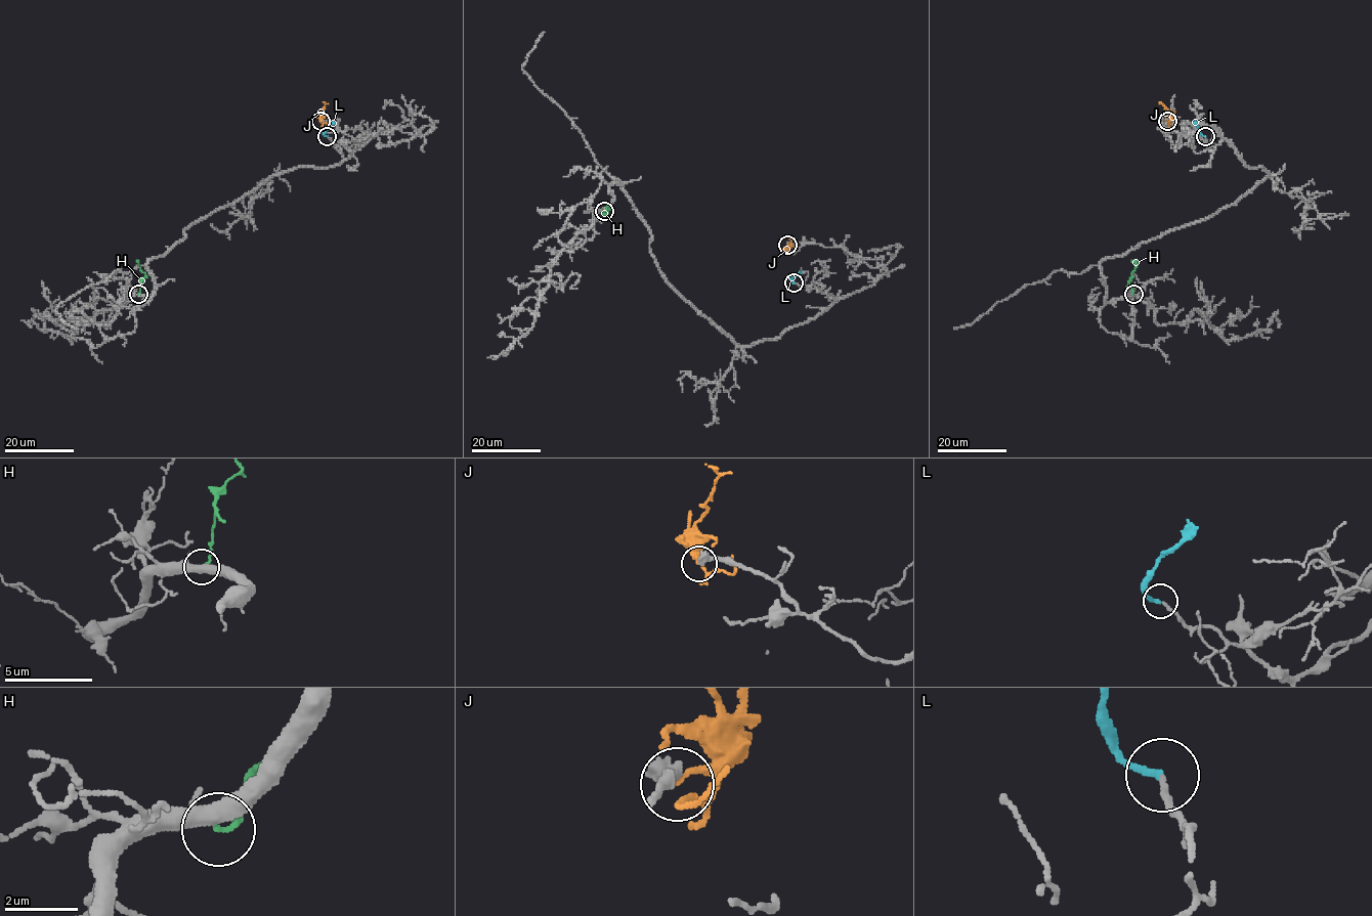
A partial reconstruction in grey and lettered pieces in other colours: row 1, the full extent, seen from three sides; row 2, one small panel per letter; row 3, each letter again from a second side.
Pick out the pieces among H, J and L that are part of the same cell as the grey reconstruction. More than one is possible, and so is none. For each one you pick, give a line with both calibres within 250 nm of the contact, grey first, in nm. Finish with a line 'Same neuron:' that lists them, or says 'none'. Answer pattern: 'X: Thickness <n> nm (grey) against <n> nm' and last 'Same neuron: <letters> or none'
L: Thickness 150 nm (grey) against 150 nm
Same neuron: L

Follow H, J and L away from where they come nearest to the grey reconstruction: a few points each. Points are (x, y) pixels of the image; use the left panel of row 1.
H: (137, 294), (145, 274), (136, 260)
J: (322, 121), (325, 103), (323, 102)
L: (328, 136), (325, 130), (333, 120)

